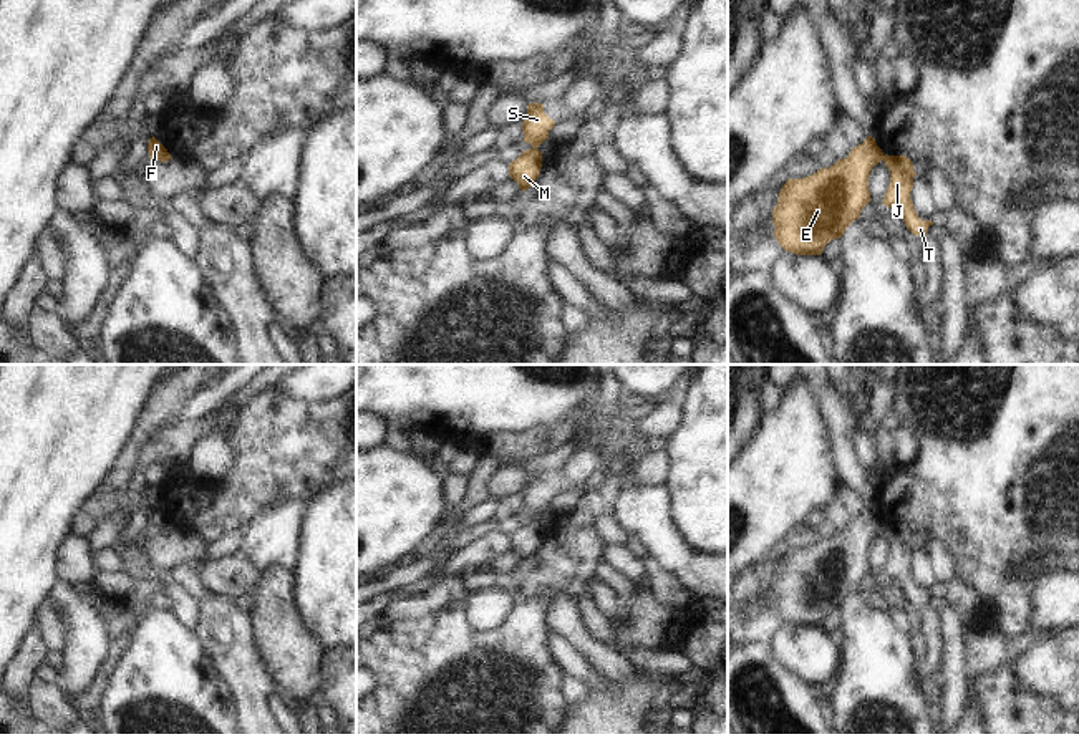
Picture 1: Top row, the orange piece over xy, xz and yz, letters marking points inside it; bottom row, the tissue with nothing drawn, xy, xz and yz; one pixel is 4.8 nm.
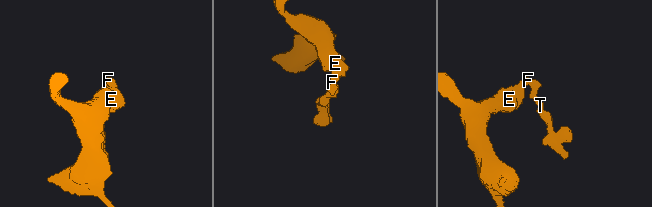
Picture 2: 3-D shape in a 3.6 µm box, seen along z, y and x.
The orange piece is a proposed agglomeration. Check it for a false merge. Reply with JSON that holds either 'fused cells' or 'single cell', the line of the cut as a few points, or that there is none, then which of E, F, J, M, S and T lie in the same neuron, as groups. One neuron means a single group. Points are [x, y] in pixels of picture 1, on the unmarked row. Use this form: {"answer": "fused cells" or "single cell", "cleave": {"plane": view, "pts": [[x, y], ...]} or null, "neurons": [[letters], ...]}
{"answer": "fused cells", "cleave": {"plane": "xz", "pts": [[532, 517], [536, 519]]}, "neurons": [["E", "F", "S"], ["J", "M", "T"]]}

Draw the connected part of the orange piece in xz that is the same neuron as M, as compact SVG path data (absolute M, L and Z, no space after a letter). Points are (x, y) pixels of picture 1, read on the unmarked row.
M537 519L522 522L522 525L509 535L509 547L519 558L527 562L540 545L542 524Z

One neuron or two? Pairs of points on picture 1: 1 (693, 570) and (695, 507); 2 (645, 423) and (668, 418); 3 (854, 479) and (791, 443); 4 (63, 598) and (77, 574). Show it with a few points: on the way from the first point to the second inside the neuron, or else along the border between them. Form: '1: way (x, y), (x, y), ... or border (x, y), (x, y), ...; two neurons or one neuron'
1: border (672, 514), (680, 536), (690, 545), (710, 554); two neurons
2: way (650, 423), (663, 420); one neuron
3: border (826, 431), (841, 482); two neurons
4: border (60, 579), (75, 587); two neurons

